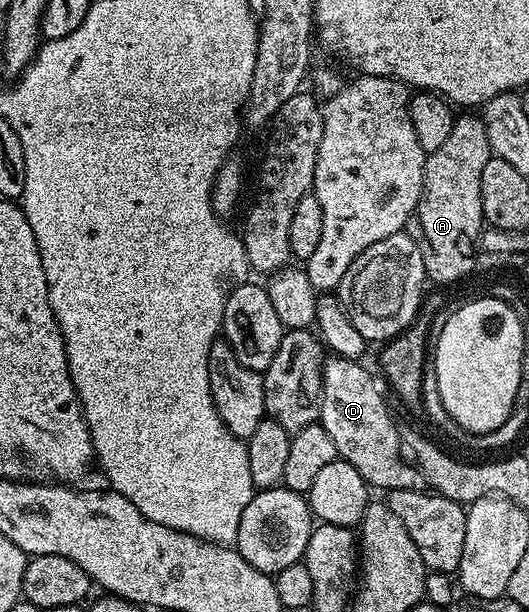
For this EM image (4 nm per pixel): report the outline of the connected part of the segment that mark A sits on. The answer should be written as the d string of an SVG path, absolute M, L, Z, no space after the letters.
M473 112L454 117L453 127L439 148L425 155L425 175L411 233L423 252L426 275L437 282L457 282L473 270L485 217L481 199L483 168L491 156L485 124Z

